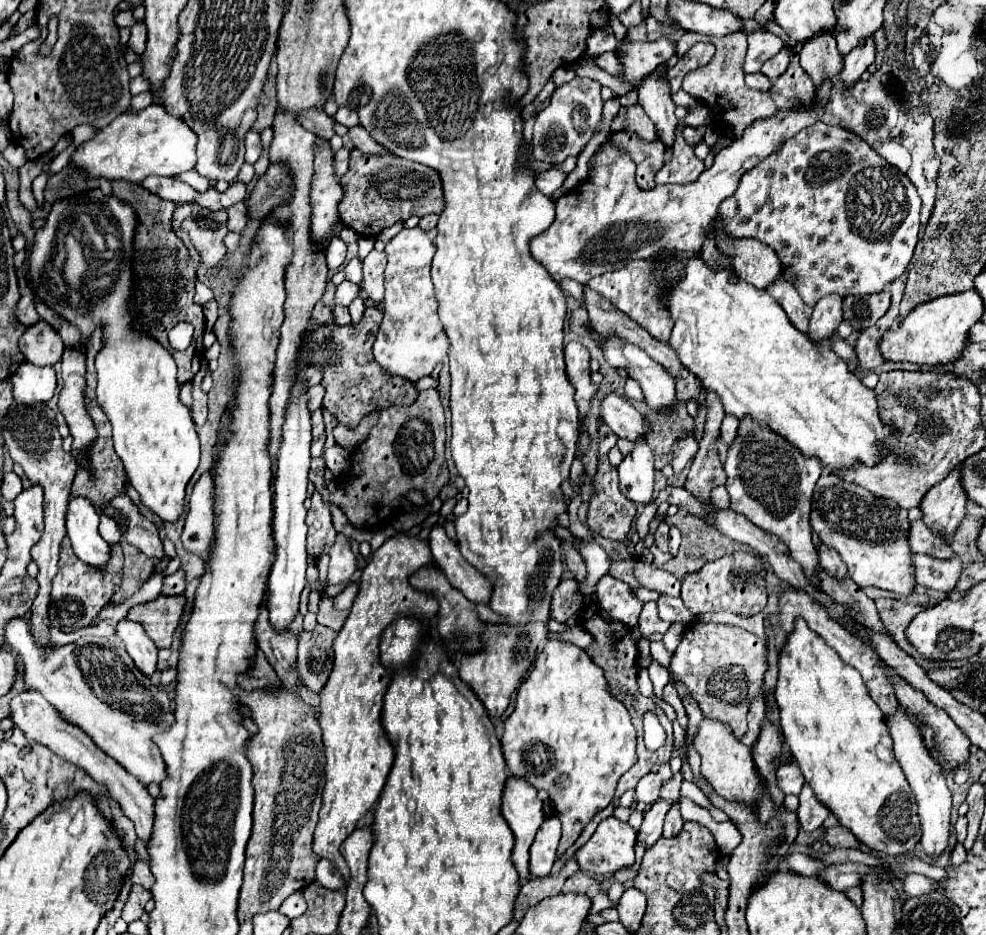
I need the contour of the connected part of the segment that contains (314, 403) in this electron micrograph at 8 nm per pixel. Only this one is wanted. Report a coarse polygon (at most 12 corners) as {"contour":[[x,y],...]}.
{"contour":[[321,384],[307,388],[309,412],[321,408],[323,388]]}

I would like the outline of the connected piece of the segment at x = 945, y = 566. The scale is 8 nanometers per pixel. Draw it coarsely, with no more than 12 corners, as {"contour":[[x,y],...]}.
{"contour":[[913,554],[917,584],[949,594],[961,574],[957,556],[949,562]]}

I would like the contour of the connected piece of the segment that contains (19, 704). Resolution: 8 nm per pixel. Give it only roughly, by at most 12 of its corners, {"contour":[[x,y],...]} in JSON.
{"contour":[[37,692],[11,700],[27,738],[83,768],[133,820],[153,832],[153,798]]}

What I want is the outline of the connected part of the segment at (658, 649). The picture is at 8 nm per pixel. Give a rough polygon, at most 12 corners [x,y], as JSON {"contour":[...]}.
{"contour":[[651,642],[651,656],[665,668],[669,666],[671,652],[661,642]]}

